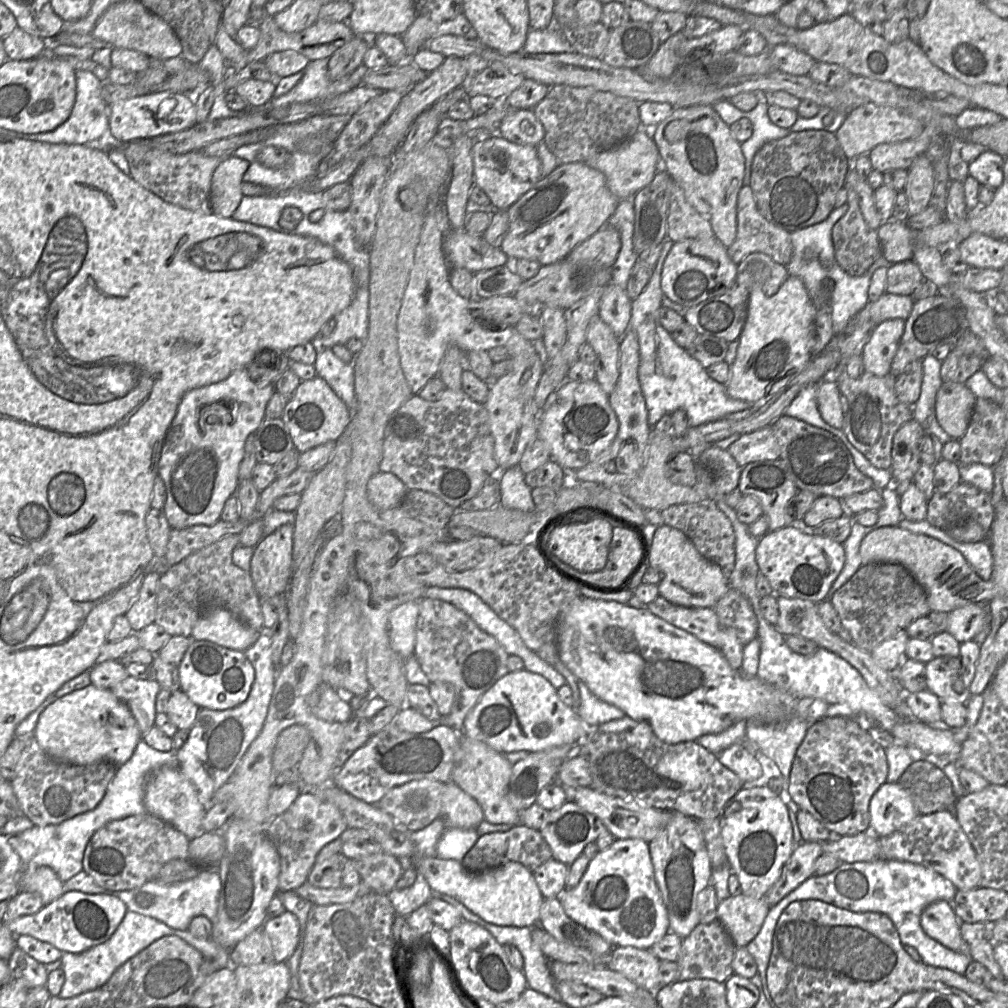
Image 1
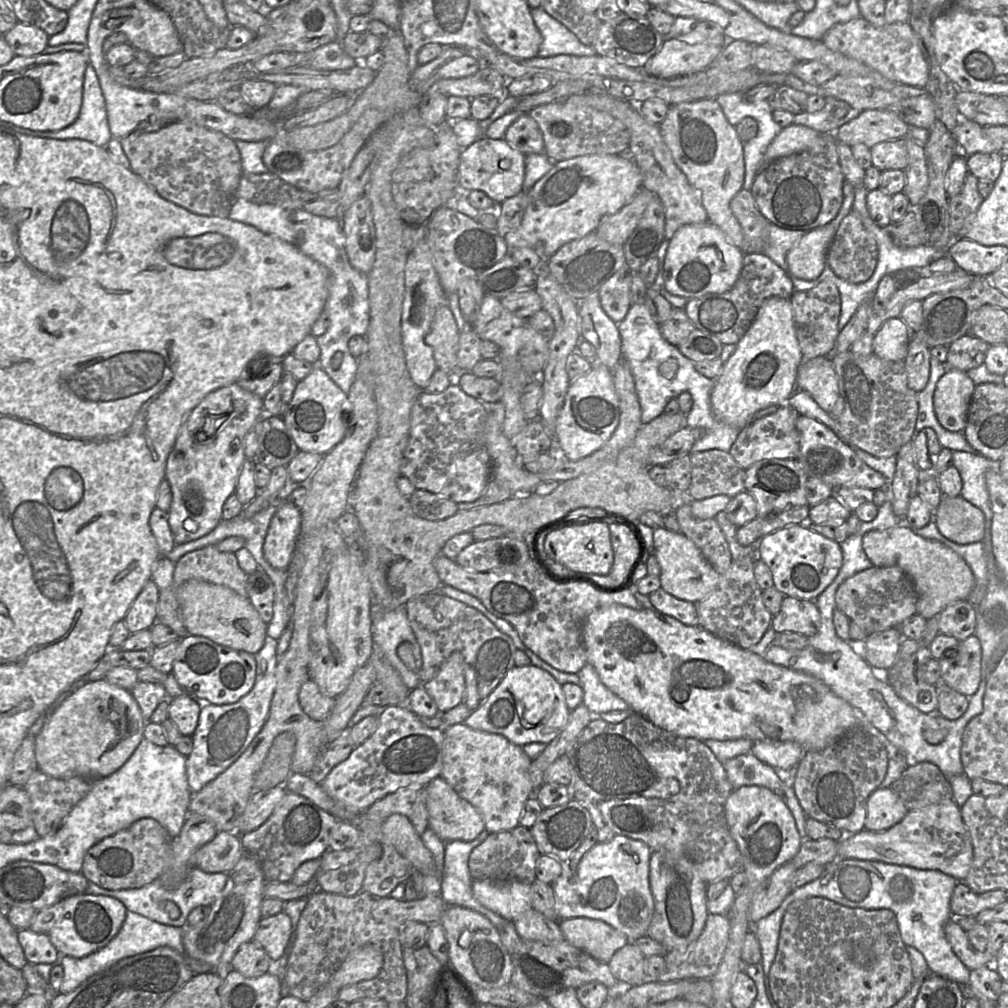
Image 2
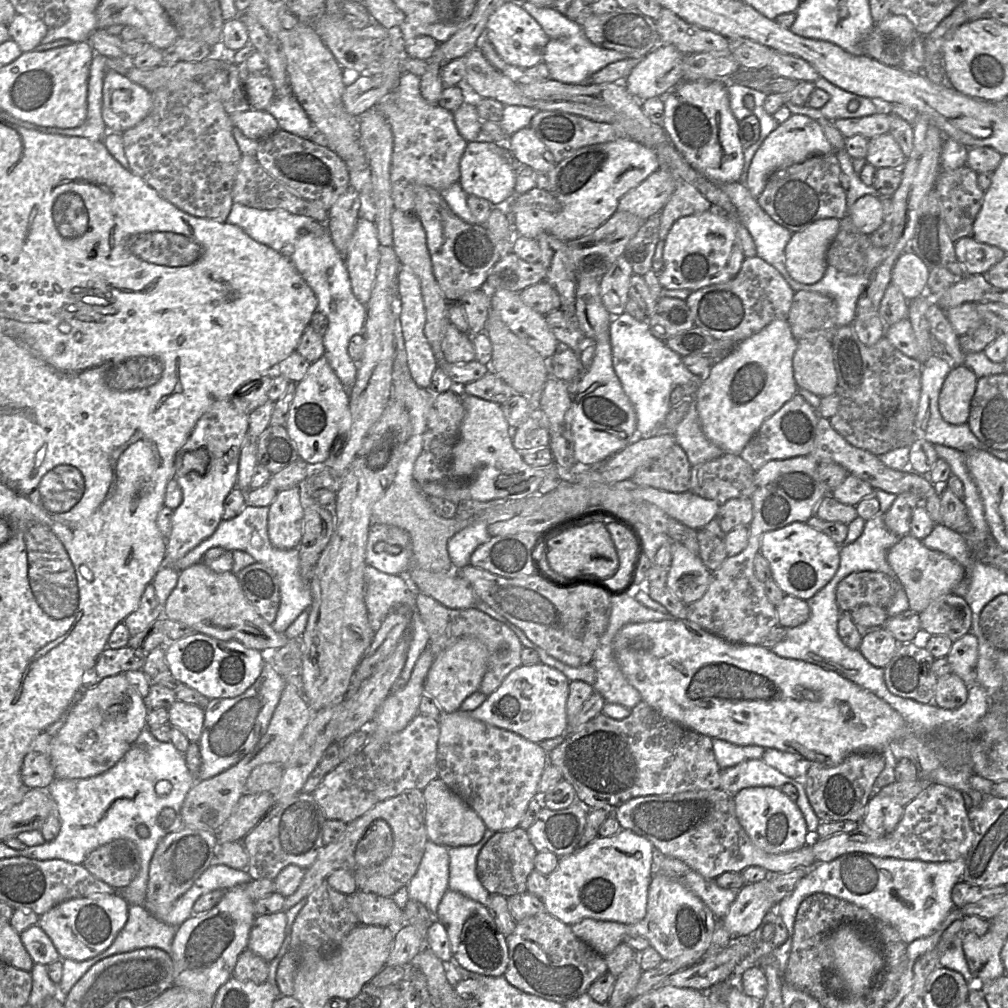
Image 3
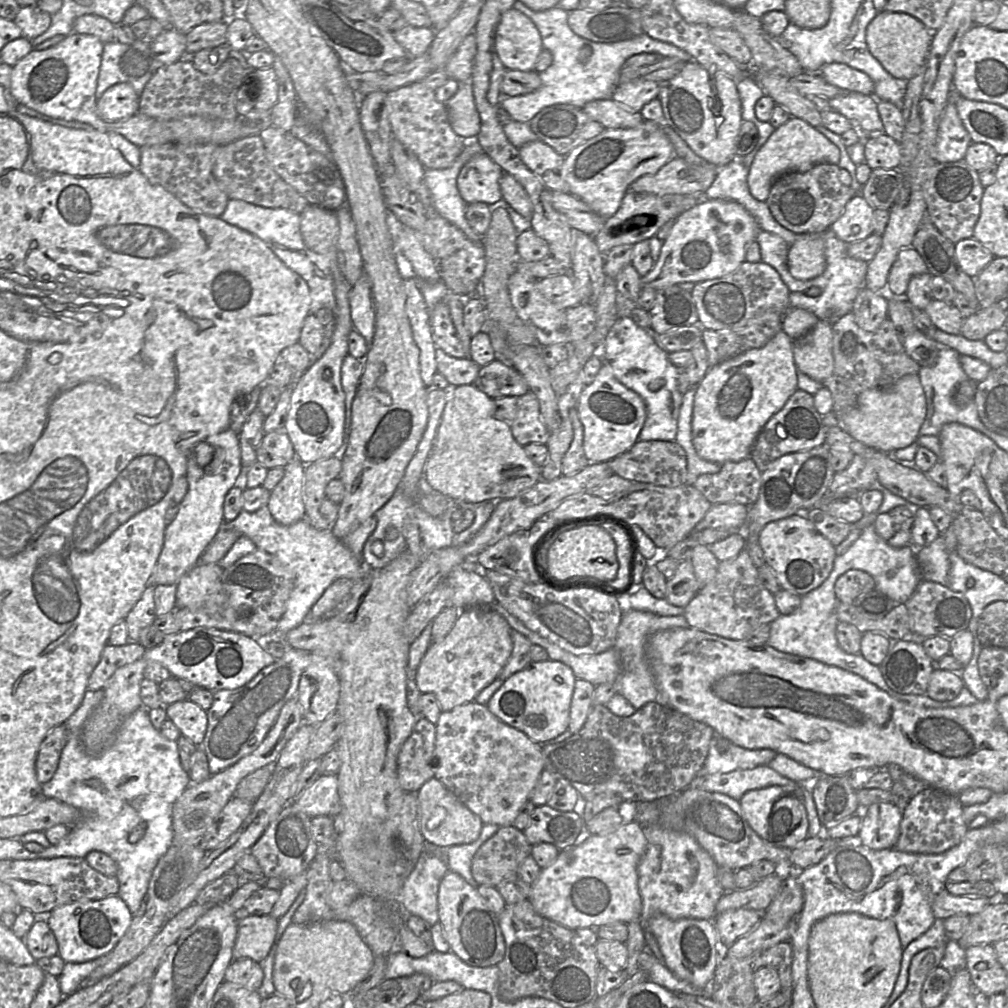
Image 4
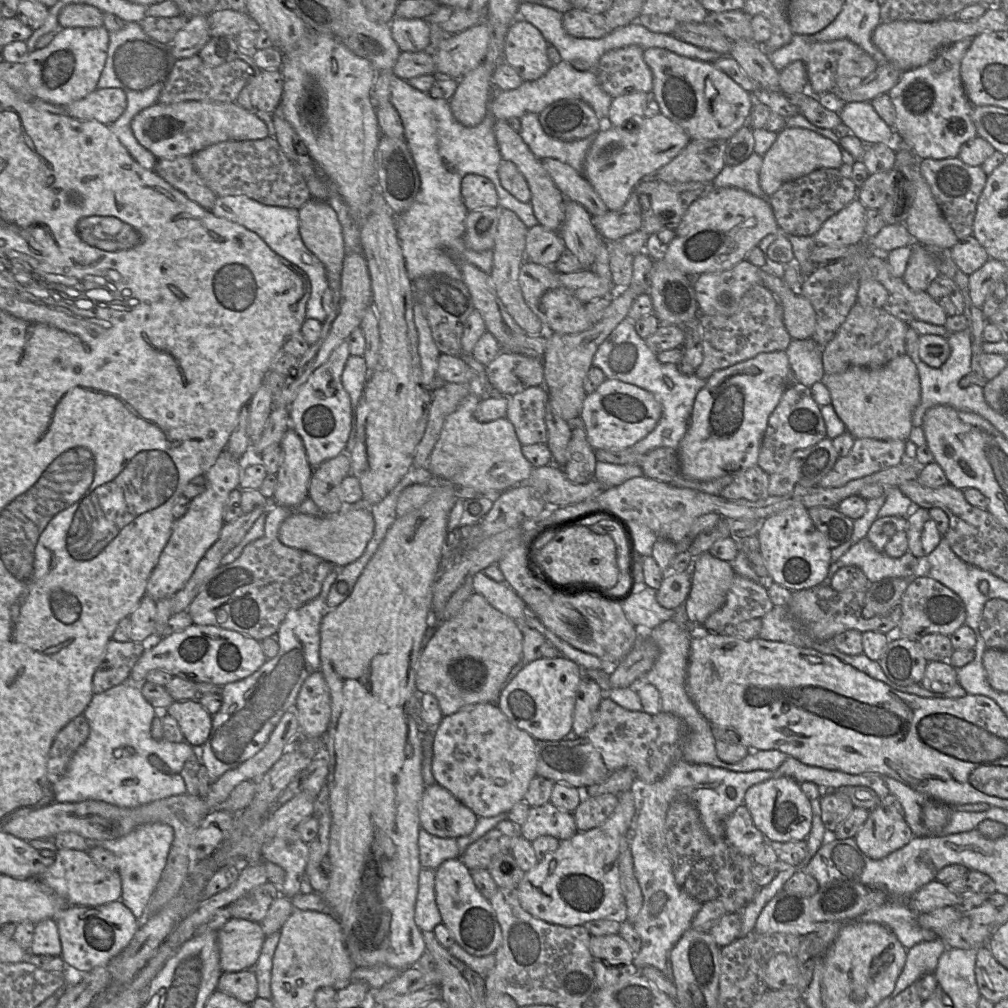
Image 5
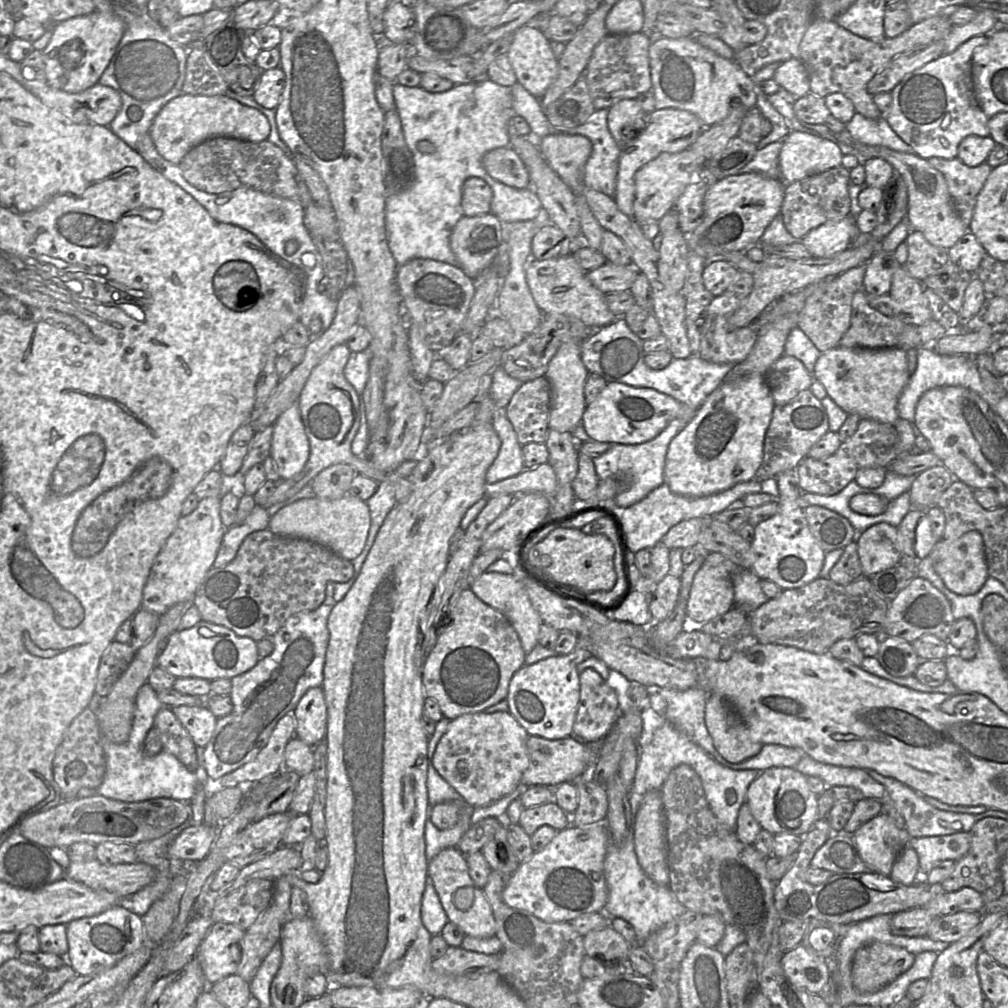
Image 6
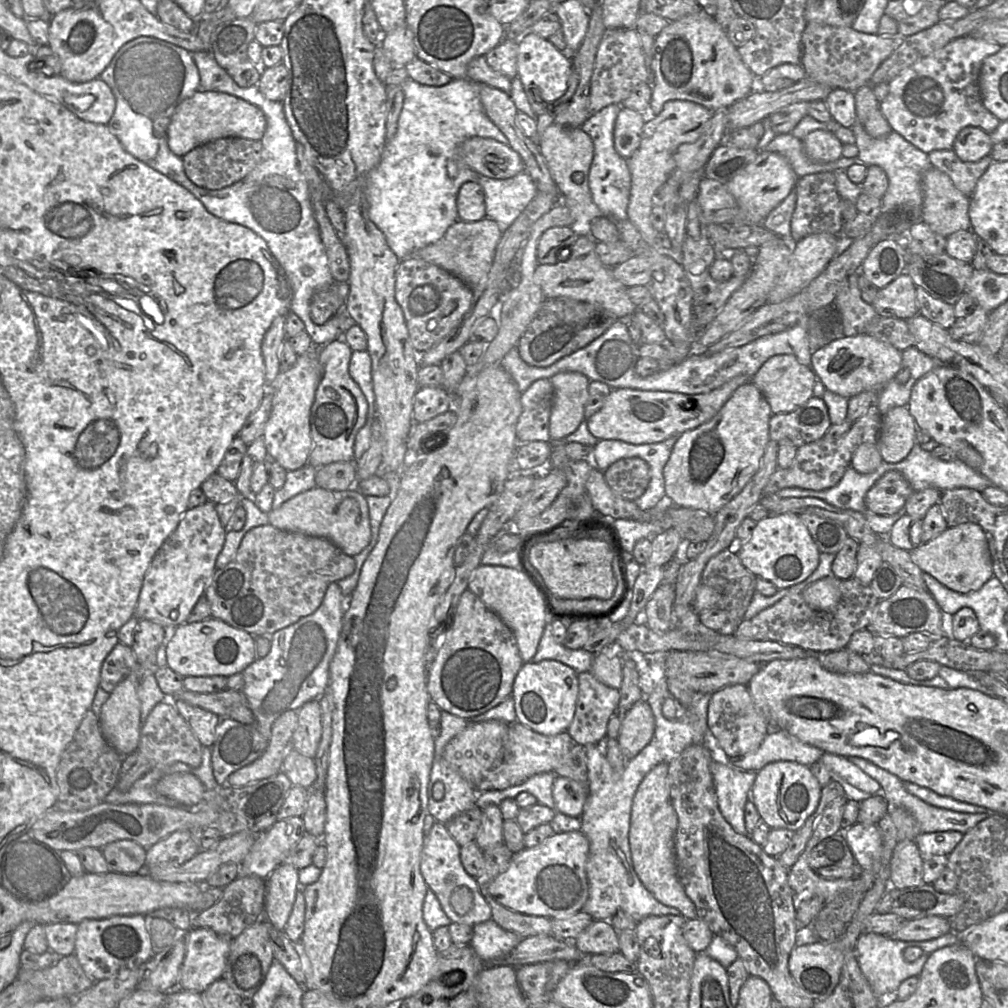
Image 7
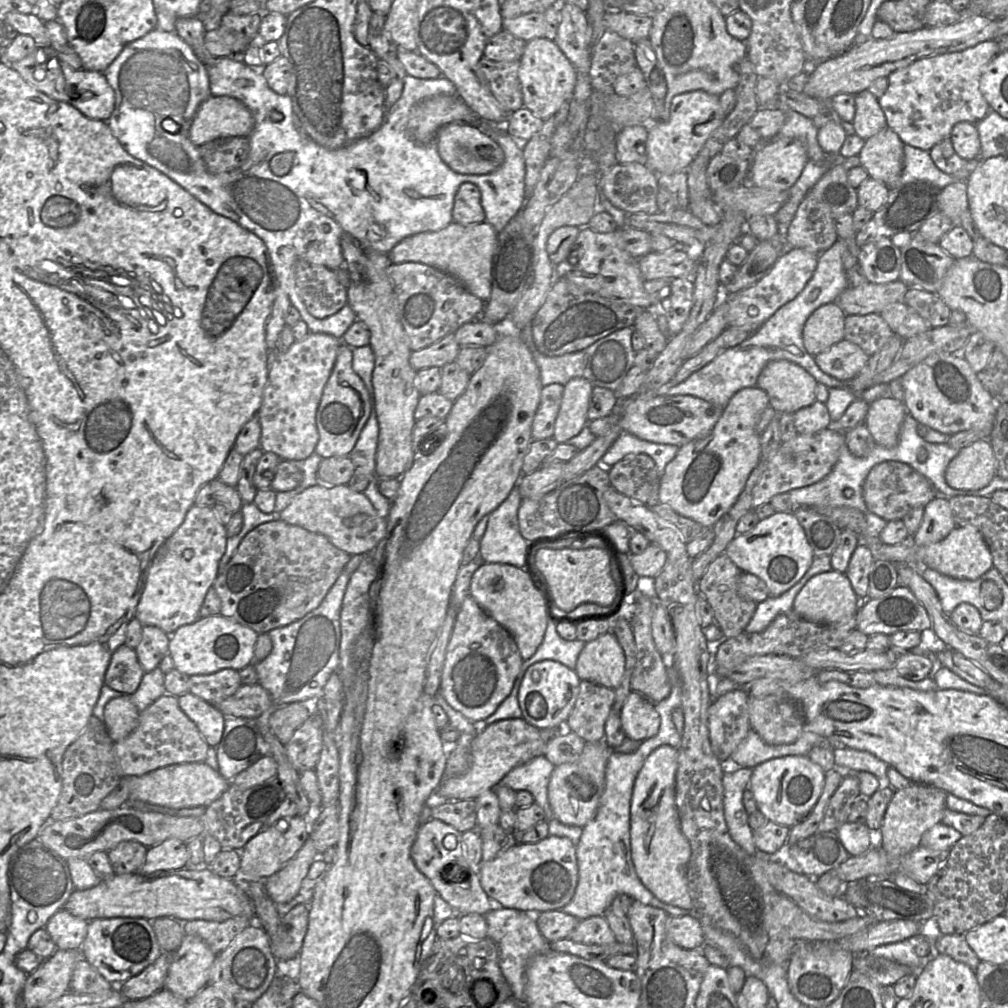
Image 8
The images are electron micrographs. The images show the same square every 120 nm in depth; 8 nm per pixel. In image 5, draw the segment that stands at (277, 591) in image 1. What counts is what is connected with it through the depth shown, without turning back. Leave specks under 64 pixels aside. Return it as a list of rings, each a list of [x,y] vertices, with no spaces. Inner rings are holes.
[[[290,427],[281,442],[282,460],[277,472],[277,484],[272,501],[294,507],[309,497],[309,483],[313,468],[308,462],[301,437]]]

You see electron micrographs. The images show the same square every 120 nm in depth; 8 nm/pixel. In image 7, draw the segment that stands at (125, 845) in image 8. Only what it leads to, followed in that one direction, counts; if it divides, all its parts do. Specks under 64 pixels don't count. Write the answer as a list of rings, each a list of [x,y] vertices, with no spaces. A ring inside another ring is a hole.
[[[117,840],[101,848],[109,872],[141,873],[145,868],[147,849],[132,840]]]

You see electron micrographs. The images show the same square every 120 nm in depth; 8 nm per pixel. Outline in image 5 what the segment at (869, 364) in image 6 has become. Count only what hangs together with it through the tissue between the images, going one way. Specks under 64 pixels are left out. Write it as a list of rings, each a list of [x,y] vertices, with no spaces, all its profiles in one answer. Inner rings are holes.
[[[900,355],[876,369],[854,366],[841,373],[825,374],[821,382],[829,390],[831,404],[839,419],[844,423],[845,432],[849,432],[855,439],[906,441],[909,438],[913,427],[912,414],[920,403],[921,388],[916,364],[908,355]]]

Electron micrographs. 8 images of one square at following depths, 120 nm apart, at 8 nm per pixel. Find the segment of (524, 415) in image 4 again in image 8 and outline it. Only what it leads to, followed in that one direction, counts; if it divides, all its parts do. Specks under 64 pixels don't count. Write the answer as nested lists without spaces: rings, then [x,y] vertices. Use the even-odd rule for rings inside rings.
[[[550,384],[542,388],[540,403],[531,427],[532,440],[553,437],[554,424],[559,412],[563,390],[564,386],[561,384]]]

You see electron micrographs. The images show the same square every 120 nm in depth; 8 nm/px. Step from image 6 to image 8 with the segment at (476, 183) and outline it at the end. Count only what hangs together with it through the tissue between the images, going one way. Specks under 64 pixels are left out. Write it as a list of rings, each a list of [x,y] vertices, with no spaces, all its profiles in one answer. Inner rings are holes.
[[[463,182],[454,198],[452,209],[453,222],[471,225],[485,221],[484,210],[481,205],[479,188],[471,182]]]

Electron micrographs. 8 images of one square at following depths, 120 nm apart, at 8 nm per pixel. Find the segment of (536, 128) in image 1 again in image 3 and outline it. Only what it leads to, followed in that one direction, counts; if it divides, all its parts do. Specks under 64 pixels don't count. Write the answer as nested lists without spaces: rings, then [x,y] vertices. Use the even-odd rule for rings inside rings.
[[[530,126],[512,134],[507,145],[518,165],[529,167],[541,175],[546,175],[557,164],[552,153]]]

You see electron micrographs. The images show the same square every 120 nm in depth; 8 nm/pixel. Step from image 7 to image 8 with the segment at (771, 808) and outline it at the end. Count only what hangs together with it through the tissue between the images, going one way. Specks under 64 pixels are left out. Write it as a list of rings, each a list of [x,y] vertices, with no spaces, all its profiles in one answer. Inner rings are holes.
[[[785,756],[770,759],[753,769],[748,789],[754,795],[758,810],[776,824],[793,827],[804,820],[823,792],[826,773],[808,756]]]

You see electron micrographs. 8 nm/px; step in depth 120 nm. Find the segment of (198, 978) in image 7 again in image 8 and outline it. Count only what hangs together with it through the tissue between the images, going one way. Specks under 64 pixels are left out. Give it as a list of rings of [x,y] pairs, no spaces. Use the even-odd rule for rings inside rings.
[[[184,935],[179,948],[171,954],[164,989],[189,1001],[209,983],[216,956],[200,938]]]

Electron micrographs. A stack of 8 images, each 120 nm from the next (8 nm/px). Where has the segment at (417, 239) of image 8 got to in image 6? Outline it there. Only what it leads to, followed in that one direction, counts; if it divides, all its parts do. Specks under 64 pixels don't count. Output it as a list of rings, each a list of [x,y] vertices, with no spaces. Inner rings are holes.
[[[491,212],[462,216],[450,235],[450,248],[459,267],[472,279],[488,269],[502,243],[502,223]]]

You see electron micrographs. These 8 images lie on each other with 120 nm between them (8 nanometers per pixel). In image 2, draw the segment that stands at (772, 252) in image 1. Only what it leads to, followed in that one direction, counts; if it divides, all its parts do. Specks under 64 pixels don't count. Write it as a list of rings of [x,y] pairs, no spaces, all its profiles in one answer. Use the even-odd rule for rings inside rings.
[[[742,188],[731,200],[730,208],[739,221],[744,239],[741,251],[763,253],[767,246],[767,228],[771,223],[758,210],[750,190]]]

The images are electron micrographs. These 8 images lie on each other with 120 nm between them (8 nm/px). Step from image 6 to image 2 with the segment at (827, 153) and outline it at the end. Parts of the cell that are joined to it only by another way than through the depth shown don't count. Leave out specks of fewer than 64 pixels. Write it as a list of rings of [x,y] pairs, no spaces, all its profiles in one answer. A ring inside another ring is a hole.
[[[792,123],[782,128],[767,147],[763,167],[781,157],[804,151],[816,142],[820,133],[804,125]]]

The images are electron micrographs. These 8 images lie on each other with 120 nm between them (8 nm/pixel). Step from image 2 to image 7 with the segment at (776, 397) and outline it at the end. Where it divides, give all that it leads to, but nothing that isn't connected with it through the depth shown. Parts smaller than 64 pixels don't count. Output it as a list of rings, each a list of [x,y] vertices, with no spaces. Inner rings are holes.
[[[752,383],[738,387],[721,410],[708,422],[682,433],[664,467],[666,501],[678,507],[715,513],[730,502],[758,471],[770,441],[770,405],[763,393]]]

